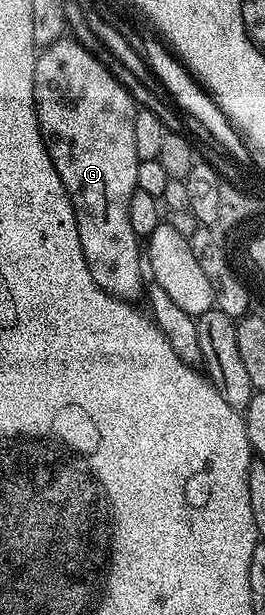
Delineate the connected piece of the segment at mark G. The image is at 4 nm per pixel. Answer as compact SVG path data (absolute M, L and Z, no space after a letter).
M66 38L40 49L35 62L35 86L33 97L37 103L37 121L45 149L63 182L73 203L77 219L79 242L83 246L83 258L91 278L97 287L107 290L120 300L136 301L142 295L143 252L137 249L139 238L131 230L129 198L137 188L137 151L133 137L135 106L133 96L80 44Z

